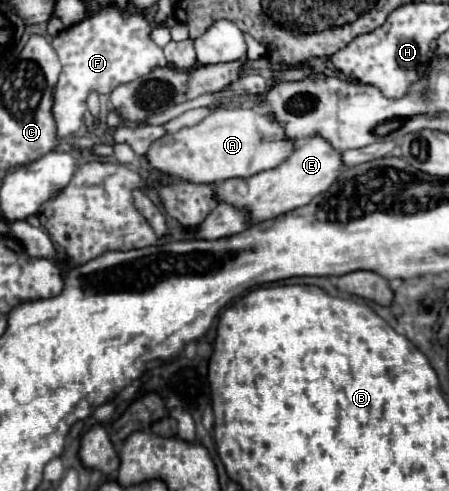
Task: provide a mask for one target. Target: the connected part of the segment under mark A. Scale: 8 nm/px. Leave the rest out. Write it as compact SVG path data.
M217 109L201 123L183 127L177 133L157 139L145 159L151 169L167 177L179 177L191 183L217 183L233 177L251 177L255 173L277 167L289 153L293 143L285 139L283 123L275 121L267 111L253 109Z

